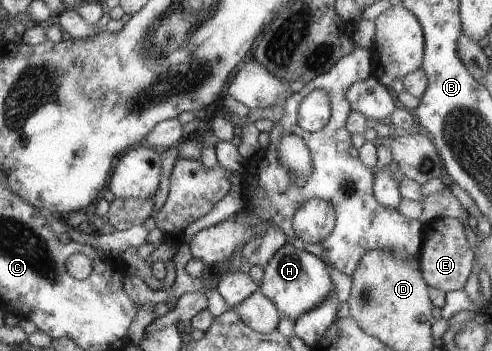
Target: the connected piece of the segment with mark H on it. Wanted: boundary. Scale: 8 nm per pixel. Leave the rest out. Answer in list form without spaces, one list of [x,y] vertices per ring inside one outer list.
[[[287,243],[274,254],[268,265],[263,267],[263,278],[259,289],[262,295],[274,302],[281,316],[296,321],[303,313],[313,310],[332,294],[334,284],[330,279],[328,266],[319,257]]]

